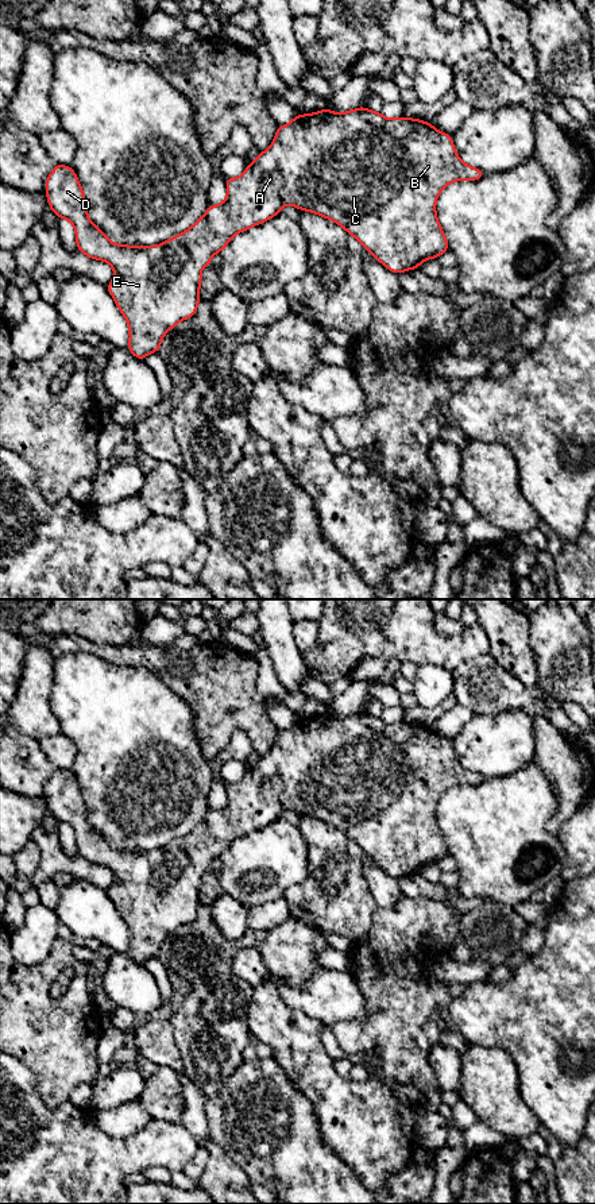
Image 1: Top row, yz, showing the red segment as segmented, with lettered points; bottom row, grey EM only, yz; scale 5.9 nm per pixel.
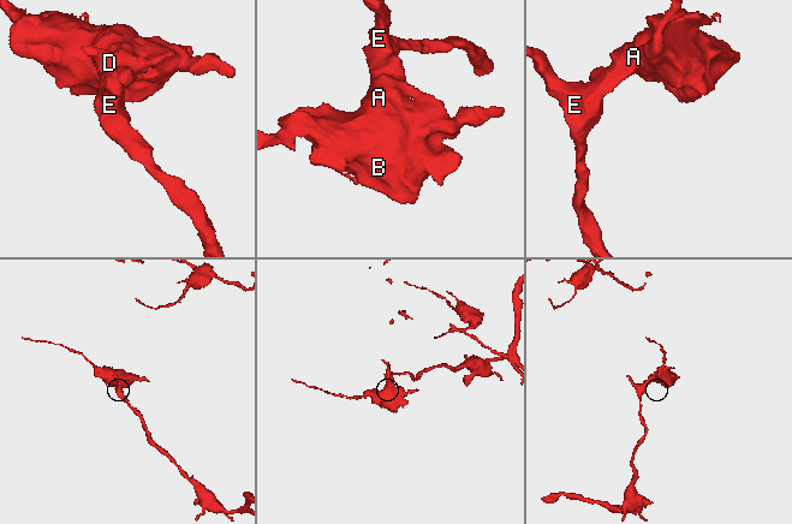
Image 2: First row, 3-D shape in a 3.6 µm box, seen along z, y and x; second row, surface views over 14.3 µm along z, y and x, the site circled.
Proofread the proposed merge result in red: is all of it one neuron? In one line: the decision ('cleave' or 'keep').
keep

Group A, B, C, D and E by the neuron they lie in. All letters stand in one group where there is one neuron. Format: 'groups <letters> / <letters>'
groups A B C D E

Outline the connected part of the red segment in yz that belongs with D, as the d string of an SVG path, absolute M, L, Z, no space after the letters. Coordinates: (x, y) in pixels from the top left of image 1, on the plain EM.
M359 711L337 718L325 713L314 718L297 719L290 728L278 732L273 749L262 756L237 783L224 783L227 804L209 810L204 821L189 834L151 852L115 849L89 823L84 795L72 771L55 769L46 784L46 800L50 814L57 822L69 825L76 834L78 856L90 864L109 868L115 876L107 890L119 915L128 926L128 954L140 965L151 957L158 957L166 937L197 916L202 876L210 869L210 863L220 858L232 842L279 819L285 810L300 815L317 818L341 830L351 841L385 869L399 879L418 873L426 865L444 858L449 850L436 821L436 804L441 795L461 784L476 786L484 777L465 769L455 755L451 740L436 734L430 728L406 721L386 723L380 717Z

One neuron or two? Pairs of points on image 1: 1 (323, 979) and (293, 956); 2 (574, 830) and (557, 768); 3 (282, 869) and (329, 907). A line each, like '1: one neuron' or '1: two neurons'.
1: two neurons
2: two neurons
3: two neurons

